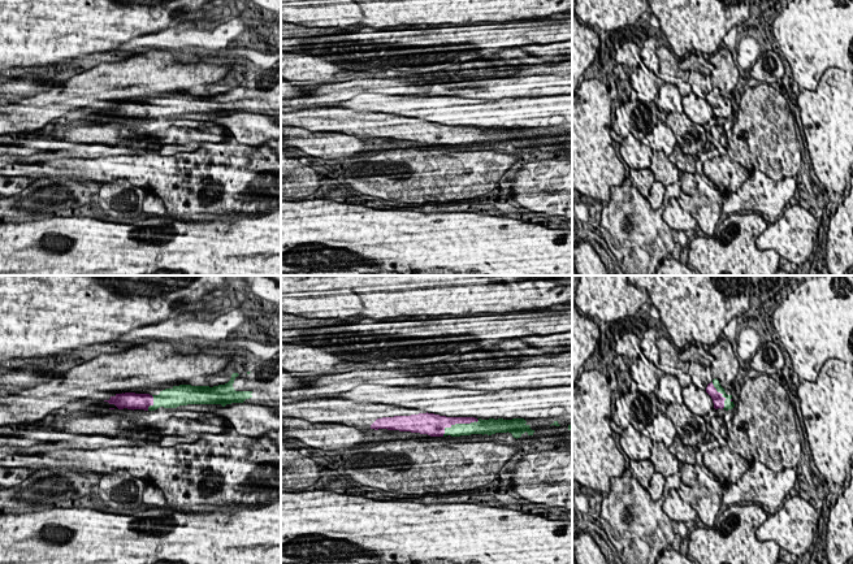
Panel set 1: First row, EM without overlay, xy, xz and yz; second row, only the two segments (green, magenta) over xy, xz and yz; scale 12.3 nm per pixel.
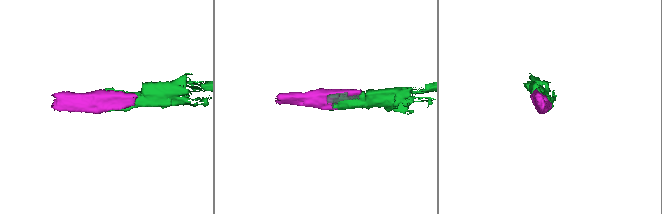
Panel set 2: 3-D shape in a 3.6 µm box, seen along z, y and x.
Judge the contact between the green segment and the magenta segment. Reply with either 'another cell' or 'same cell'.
same cell

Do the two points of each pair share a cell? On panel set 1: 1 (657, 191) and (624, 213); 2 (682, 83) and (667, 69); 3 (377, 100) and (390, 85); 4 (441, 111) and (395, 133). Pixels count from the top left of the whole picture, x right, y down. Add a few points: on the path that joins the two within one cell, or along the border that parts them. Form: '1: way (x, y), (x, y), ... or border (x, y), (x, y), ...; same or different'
1: border (645, 198), (653, 208), (662, 205); different
2: way (678, 79), (671, 73); same
3: border (380, 92), (412, 95); different
4: border (427, 120), (434, 124), (457, 126); different

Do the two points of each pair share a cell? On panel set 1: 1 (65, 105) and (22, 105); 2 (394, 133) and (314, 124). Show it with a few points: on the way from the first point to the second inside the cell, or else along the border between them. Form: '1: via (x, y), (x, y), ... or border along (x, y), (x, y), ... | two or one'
1: via (55, 105), (33, 105) | one
2: via (375, 131), (369, 131), (362, 125), (333, 125) | one

